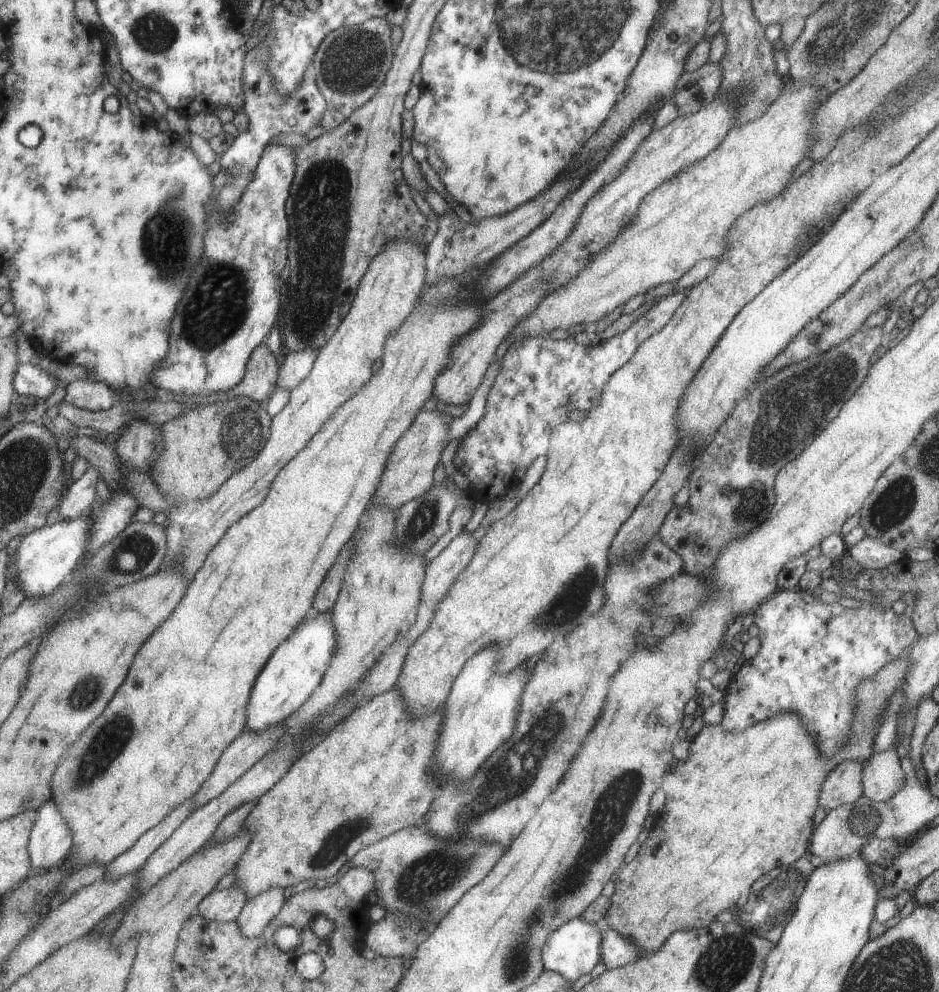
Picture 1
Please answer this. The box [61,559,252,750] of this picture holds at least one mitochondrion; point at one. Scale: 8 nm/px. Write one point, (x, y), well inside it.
(85, 692)

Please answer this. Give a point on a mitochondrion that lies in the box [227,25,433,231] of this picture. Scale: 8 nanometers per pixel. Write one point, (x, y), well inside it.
(352, 63)

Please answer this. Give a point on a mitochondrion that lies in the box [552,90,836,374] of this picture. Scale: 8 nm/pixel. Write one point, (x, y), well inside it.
(749, 111)

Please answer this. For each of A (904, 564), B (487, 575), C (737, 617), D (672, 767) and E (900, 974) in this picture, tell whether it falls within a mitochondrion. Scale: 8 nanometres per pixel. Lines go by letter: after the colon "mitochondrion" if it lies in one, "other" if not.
A: other
B: other
C: other
D: other
E: mitochondrion

